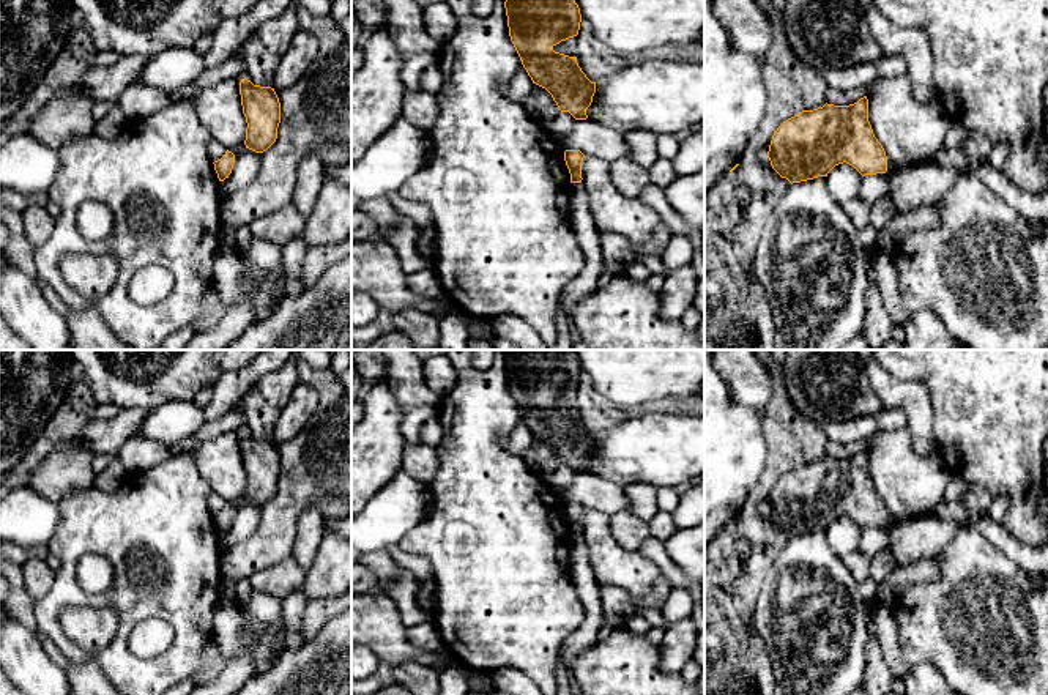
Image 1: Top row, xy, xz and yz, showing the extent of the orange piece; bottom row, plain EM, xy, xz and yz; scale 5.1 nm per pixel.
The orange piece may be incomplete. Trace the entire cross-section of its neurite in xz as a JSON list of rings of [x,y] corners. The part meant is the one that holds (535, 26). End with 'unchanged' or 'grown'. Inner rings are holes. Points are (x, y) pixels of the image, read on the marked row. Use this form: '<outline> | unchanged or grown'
[[[506,0],[504,8],[511,41],[533,84],[545,88],[561,112],[569,112],[575,120],[586,120],[596,82],[586,77],[577,57],[553,50],[561,41],[578,35],[582,14],[575,0]]] | unchanged

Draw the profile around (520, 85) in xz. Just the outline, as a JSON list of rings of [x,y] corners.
[[[522,68],[509,82],[504,98],[514,104],[523,106],[533,90],[533,80],[526,69]]]

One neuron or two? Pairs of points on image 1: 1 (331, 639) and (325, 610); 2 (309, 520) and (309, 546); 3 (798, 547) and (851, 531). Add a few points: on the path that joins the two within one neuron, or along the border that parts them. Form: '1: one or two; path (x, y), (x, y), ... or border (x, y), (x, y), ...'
1: two; border (334, 616), (306, 643)
2: one; path (309, 527), (309, 539)
3: two; border (825, 530), (829, 546), (842, 558)

